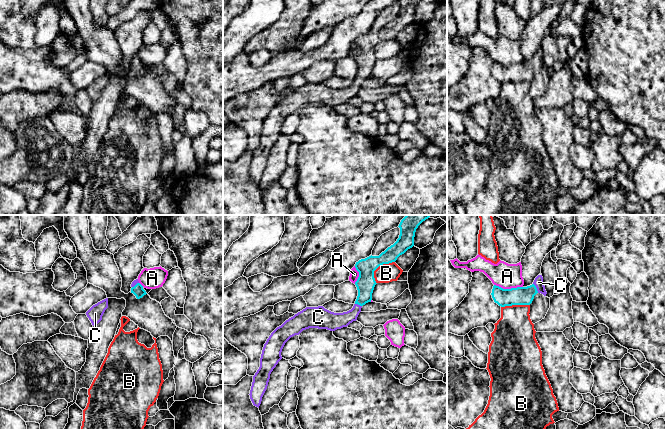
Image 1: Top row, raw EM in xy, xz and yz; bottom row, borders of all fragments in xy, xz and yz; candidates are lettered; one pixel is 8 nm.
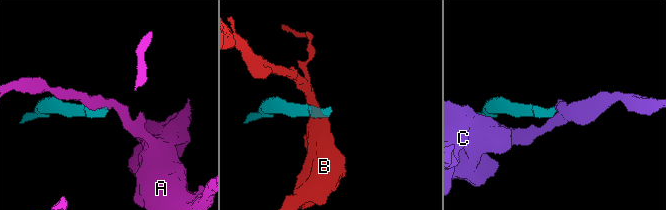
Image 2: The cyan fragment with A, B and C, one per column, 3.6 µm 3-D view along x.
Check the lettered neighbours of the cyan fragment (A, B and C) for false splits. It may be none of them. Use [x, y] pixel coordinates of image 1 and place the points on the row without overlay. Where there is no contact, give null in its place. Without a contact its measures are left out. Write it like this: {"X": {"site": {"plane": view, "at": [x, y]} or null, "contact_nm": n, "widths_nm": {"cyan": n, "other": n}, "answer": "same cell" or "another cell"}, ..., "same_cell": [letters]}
{"A": {"site": {"plane": "yz", "at": [508, 65]}, "contact_nm": 240, "widths_nm": {"cyan": 140, "other": 200}, "answer": "another cell"}, "B": {"site": {"plane": "xz", "at": [378, 42]}, "contact_nm": 240, "widths_nm": {"cyan": 150, "other": 150}, "answer": "another cell"}, "C": {"site": {"plane": "yz", "at": [536, 64]}, "contact_nm": 90, "widths_nm": {"cyan": 140, "other": 80}, "answer": "same cell"}, "same_cell": ["C"]}

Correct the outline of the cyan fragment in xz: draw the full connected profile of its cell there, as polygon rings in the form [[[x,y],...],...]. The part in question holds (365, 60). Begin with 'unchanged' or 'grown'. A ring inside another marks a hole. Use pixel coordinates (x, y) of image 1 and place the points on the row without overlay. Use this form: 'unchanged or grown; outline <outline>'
grown; outline [[[399,0],[400,11],[393,21],[379,32],[371,31],[356,38],[355,44],[359,48],[359,53],[355,58],[358,72],[351,86],[343,89],[334,89],[323,82],[306,83],[271,109],[262,126],[260,143],[253,152],[249,171],[254,182],[259,184],[261,180],[270,150],[282,135],[281,128],[285,119],[291,113],[299,111],[303,106],[309,104],[335,107],[347,103],[350,99],[356,97],[362,82],[372,76],[372,69],[377,60],[374,54],[374,47],[383,40],[395,38],[400,31],[414,22],[415,8],[419,1]]]

